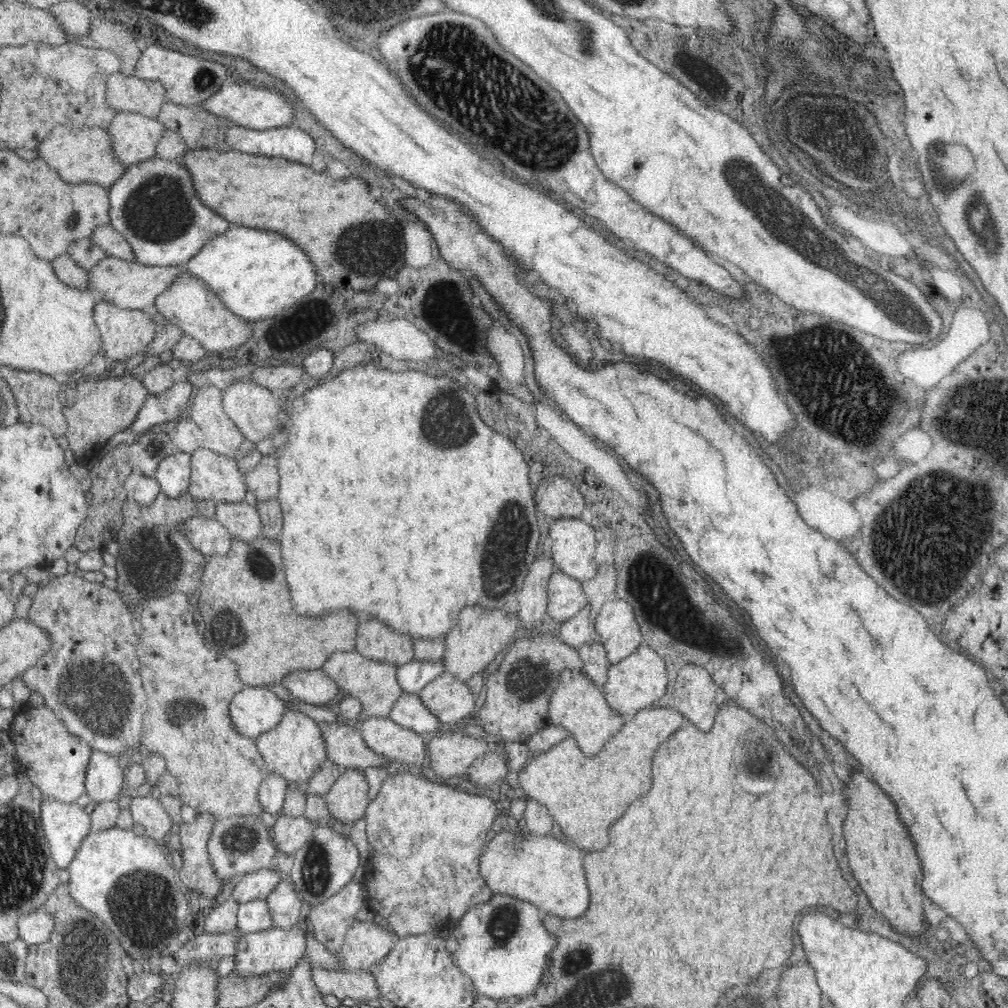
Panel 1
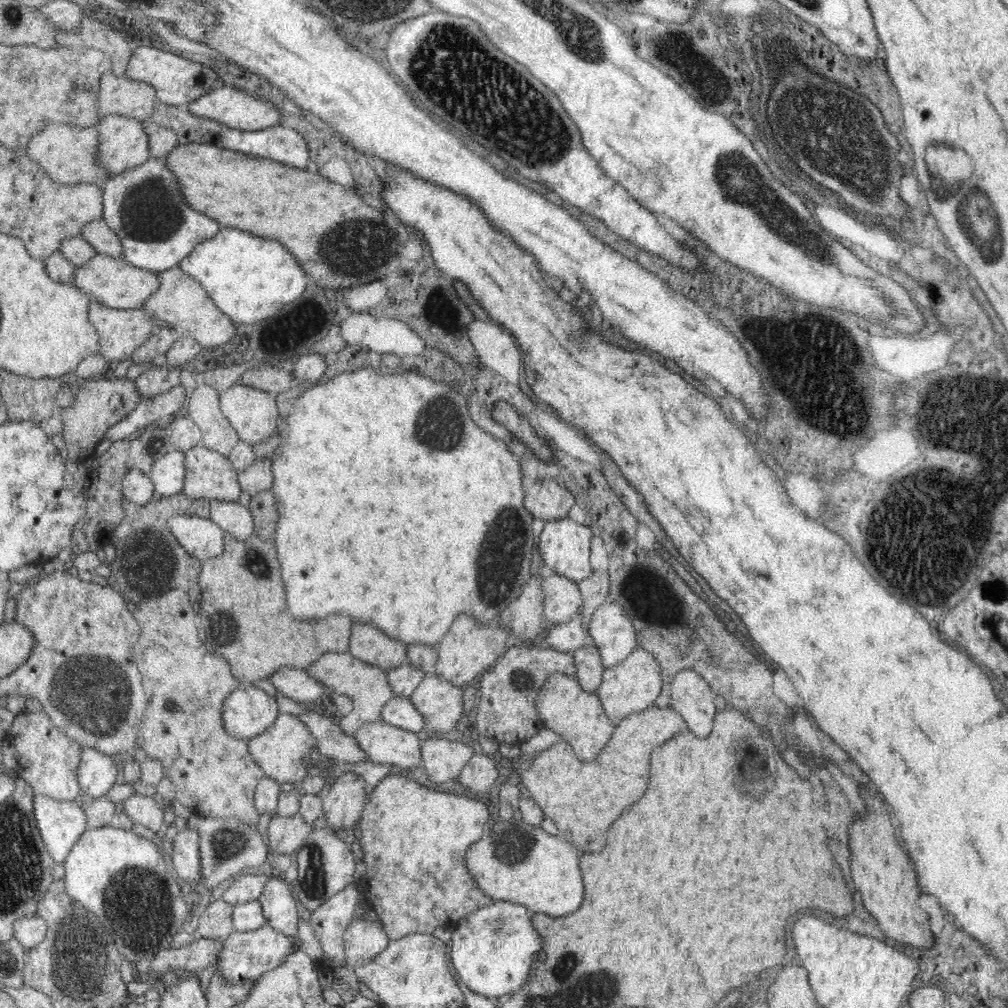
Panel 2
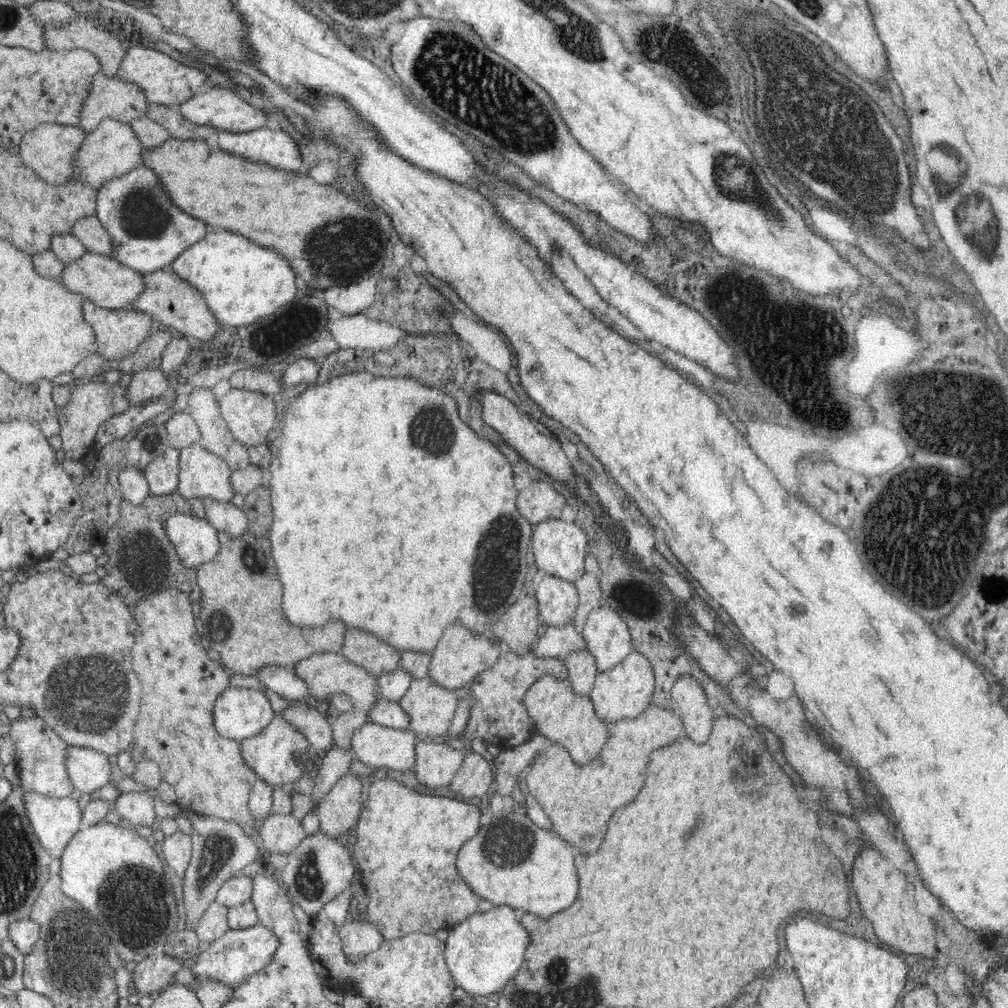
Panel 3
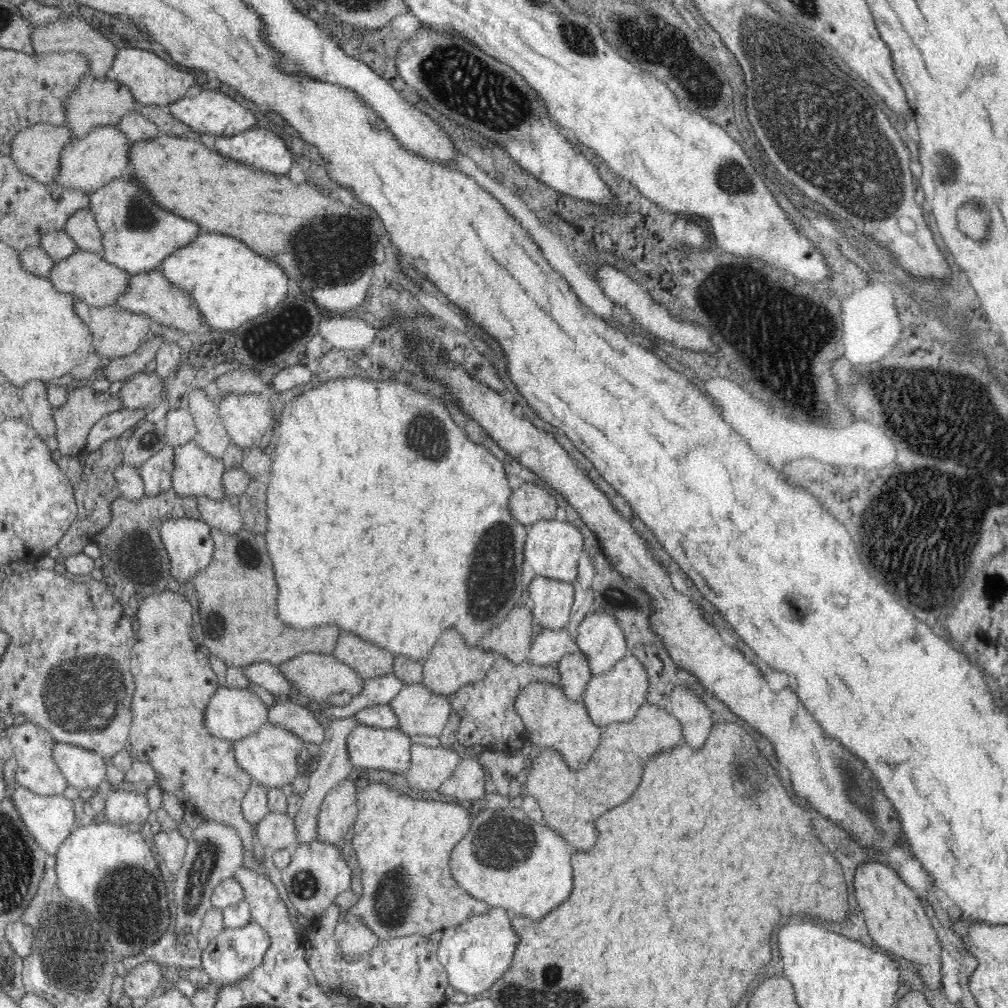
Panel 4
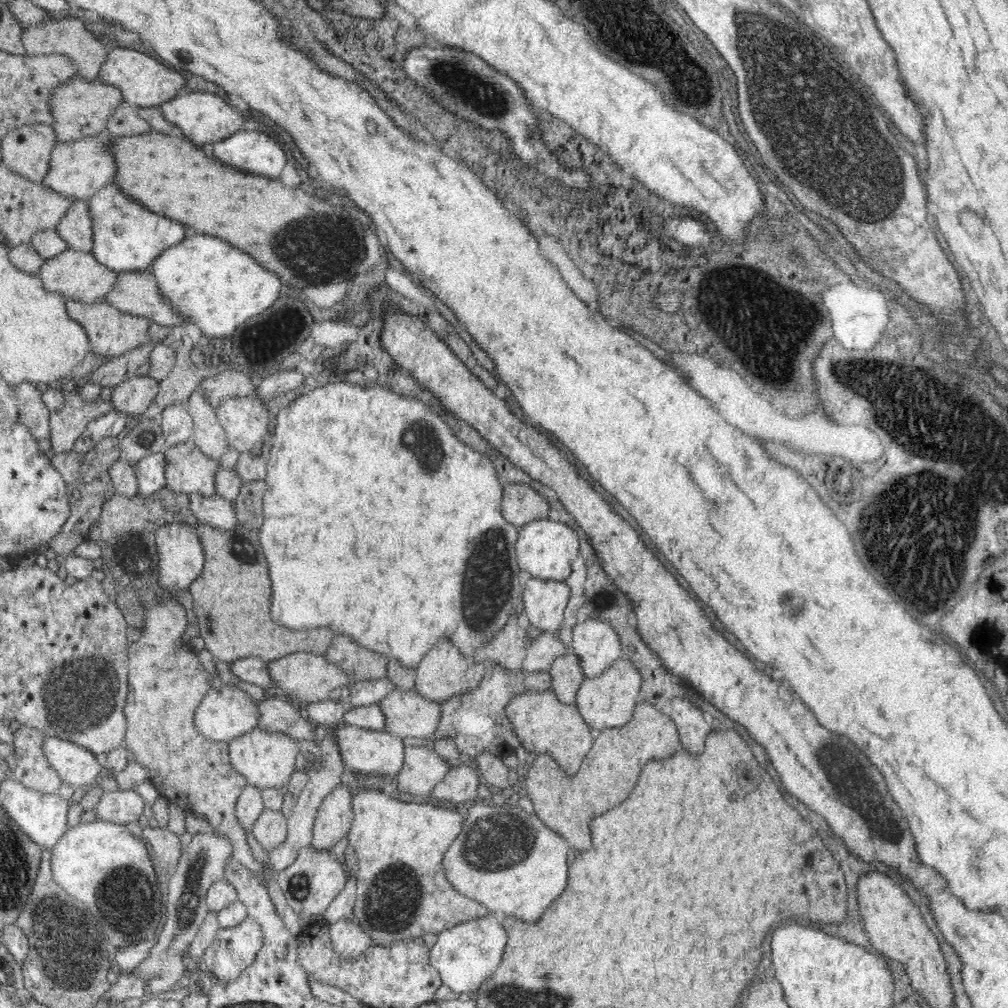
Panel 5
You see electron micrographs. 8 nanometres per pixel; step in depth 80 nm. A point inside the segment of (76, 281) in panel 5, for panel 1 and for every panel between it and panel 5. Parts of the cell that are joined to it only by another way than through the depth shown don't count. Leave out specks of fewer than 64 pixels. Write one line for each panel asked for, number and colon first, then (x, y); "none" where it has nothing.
1: (130, 285)
2: (111, 281)
3: (100, 279)
4: (88, 276)

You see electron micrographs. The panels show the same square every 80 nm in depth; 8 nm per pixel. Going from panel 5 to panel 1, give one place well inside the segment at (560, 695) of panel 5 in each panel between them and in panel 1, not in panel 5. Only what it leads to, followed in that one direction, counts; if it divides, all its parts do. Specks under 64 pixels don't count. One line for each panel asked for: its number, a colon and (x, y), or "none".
1: (595, 661)
2: (588, 662)
3: (581, 665)
4: (575, 672)

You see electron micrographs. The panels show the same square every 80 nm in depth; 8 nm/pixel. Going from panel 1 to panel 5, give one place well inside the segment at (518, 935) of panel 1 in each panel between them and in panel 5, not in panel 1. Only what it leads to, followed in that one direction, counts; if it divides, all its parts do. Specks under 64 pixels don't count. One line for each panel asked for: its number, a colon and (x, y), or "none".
2: (493, 948)
3: (483, 952)
4: (476, 953)
5: (465, 955)

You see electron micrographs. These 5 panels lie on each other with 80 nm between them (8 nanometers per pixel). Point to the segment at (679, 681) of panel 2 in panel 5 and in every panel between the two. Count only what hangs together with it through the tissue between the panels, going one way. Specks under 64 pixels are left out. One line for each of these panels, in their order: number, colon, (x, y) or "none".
3: (688, 701)
4: (695, 719)
5: (693, 727)

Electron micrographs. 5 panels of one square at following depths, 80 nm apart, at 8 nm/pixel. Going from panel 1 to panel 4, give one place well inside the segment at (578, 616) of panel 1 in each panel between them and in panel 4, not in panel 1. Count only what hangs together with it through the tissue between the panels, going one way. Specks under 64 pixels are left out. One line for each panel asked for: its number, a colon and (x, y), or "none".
2: (571, 635)
3: (557, 642)
4: (548, 646)

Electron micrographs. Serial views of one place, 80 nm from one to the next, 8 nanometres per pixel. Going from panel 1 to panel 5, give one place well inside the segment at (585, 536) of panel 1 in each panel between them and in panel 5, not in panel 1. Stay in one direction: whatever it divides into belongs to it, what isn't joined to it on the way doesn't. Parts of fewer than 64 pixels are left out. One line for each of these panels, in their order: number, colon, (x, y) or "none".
2: (564, 544)
3: (560, 548)
4: (553, 548)
5: (546, 549)

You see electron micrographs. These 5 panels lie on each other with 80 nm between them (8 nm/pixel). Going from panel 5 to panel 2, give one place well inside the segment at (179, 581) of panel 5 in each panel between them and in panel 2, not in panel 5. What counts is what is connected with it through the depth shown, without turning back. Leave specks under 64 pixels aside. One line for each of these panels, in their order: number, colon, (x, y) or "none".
2: (202, 538)
3: (196, 540)
4: (188, 541)

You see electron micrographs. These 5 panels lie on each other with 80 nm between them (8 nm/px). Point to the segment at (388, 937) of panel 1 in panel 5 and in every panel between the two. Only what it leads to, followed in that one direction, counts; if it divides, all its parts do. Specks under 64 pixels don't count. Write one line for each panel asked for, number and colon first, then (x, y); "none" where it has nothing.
2: (363, 939)
3: (359, 938)
4: (351, 938)
5: (348, 939)

